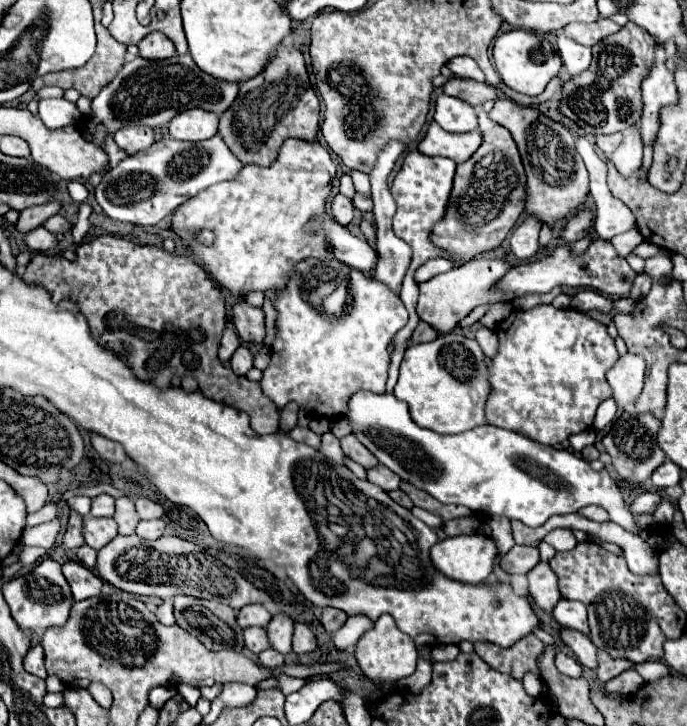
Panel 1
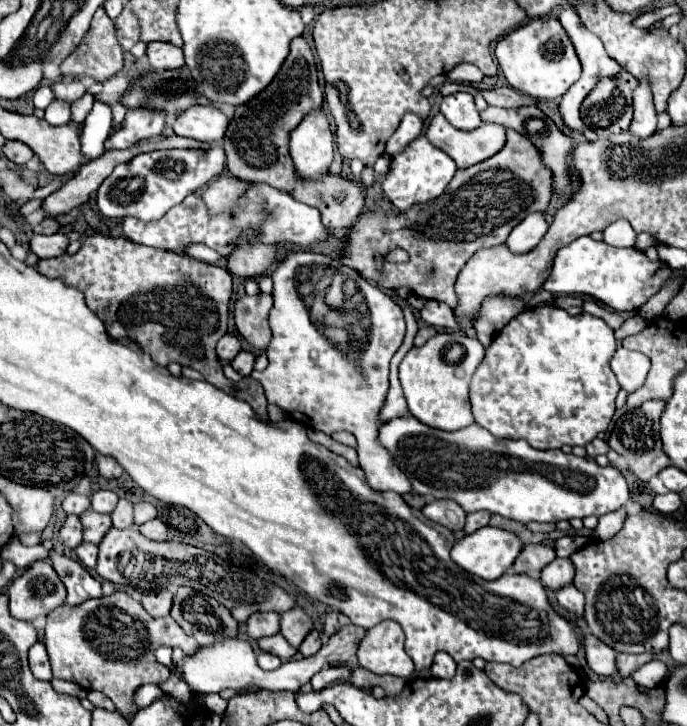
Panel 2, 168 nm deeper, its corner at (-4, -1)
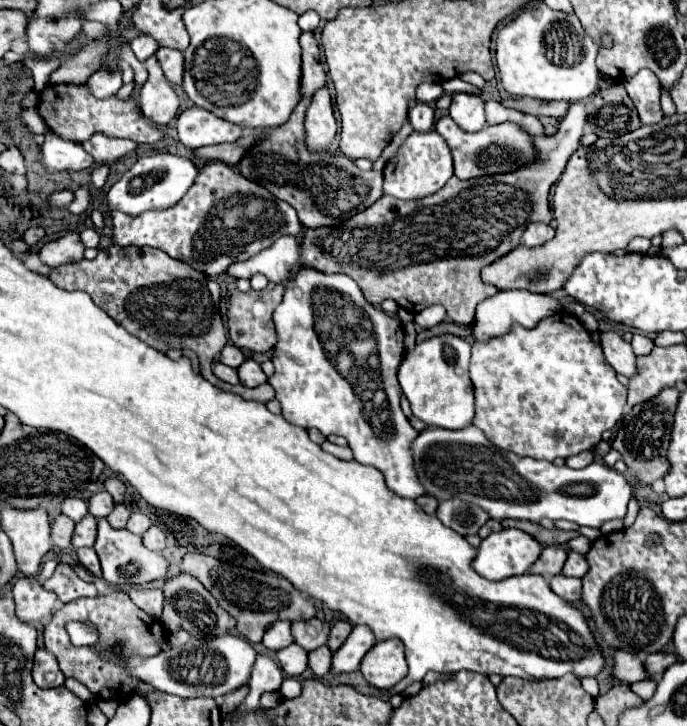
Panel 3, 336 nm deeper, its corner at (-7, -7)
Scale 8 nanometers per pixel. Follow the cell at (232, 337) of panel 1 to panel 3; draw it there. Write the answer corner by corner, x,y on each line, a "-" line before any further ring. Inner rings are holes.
228,344
228,346
224,346
224,350
222,350
222,354
220,354
218,360
220,360
222,364
226,364
226,366
238,368
238,366
244,362
244,354
242,354
240,348
236,348
234,344

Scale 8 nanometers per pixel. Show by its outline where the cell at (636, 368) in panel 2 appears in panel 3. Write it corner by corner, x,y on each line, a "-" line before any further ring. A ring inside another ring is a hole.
602,332
600,340
602,340
604,356
612,364
612,368
624,378
636,376
636,354
632,352
632,346
614,332

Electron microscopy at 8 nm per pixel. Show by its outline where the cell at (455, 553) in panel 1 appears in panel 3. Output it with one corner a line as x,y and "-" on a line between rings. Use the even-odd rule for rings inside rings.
508,528
492,532
480,542
472,568
486,580
504,580
516,574
526,574
540,552
542,546
532,536

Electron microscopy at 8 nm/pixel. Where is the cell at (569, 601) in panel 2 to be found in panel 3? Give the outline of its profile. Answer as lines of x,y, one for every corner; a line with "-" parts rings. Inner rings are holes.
554,576
550,582
552,592
556,592
562,600
568,604
576,604
582,600
582,582
578,578
568,578
568,576

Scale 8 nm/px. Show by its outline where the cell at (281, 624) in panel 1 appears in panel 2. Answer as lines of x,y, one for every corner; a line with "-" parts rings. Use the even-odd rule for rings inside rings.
295,606
293,610
289,610
281,616
281,636
295,648
299,648
299,644
305,640
305,636
313,628
315,628
313,620
299,606

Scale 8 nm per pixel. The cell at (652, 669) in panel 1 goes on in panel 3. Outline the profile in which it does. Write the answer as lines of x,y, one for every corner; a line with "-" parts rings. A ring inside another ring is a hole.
654,678
640,680
640,682
632,684
630,688
632,688
632,692
636,692
642,700
650,700
650,698
652,698
652,694
654,694
654,690
656,690
656,680
654,680

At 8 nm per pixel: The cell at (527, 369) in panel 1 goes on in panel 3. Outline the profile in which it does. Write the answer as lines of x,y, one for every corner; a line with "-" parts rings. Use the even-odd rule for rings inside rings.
556,312
536,328
512,326
504,336
498,336
486,344
472,344
470,360
470,380
474,384
474,426
478,426
498,448
516,452
518,456
530,456
534,460
556,460
568,458
592,450
600,440
604,430
612,430
622,418
626,404
626,388
620,384
618,374
604,360
600,350
600,340
592,340
590,332
582,322
568,314

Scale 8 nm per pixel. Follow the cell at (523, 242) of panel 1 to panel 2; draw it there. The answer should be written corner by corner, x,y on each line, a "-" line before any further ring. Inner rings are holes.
539,212
529,214
525,220
521,220
513,228
513,232
507,238
507,246
515,254
529,252
539,244
539,240
545,236
545,232
547,232
547,222
545,222
543,214
539,214

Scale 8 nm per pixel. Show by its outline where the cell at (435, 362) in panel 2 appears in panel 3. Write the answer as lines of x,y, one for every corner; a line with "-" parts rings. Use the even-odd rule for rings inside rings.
454,334
434,336
422,344
416,344
398,368
398,382
410,402
412,414
436,428
460,430
470,426
474,418
474,394
468,376
468,362
470,344

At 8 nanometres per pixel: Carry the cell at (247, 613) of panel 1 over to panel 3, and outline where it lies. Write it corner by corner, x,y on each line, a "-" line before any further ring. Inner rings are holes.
278,620
278,622
272,622
268,628
266,628
266,634
262,638
262,644
268,648
268,650
282,650
284,646
290,646
294,642
292,634
290,634
290,622
286,620

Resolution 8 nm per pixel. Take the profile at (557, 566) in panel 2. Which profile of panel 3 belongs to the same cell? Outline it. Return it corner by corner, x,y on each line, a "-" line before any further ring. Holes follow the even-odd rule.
570,552
570,554
568,554
568,560
566,560
564,568
562,568
562,574
564,574
564,576
582,578
586,572
588,572
588,564
586,564
586,558
584,558
582,554

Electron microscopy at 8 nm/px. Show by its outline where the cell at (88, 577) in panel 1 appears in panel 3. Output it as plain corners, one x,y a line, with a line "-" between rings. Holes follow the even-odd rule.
58,566
56,572
44,582
44,588
50,588
52,592
58,594
60,602
72,602
78,598
96,598
98,590
92,582
80,580
72,568
68,566

